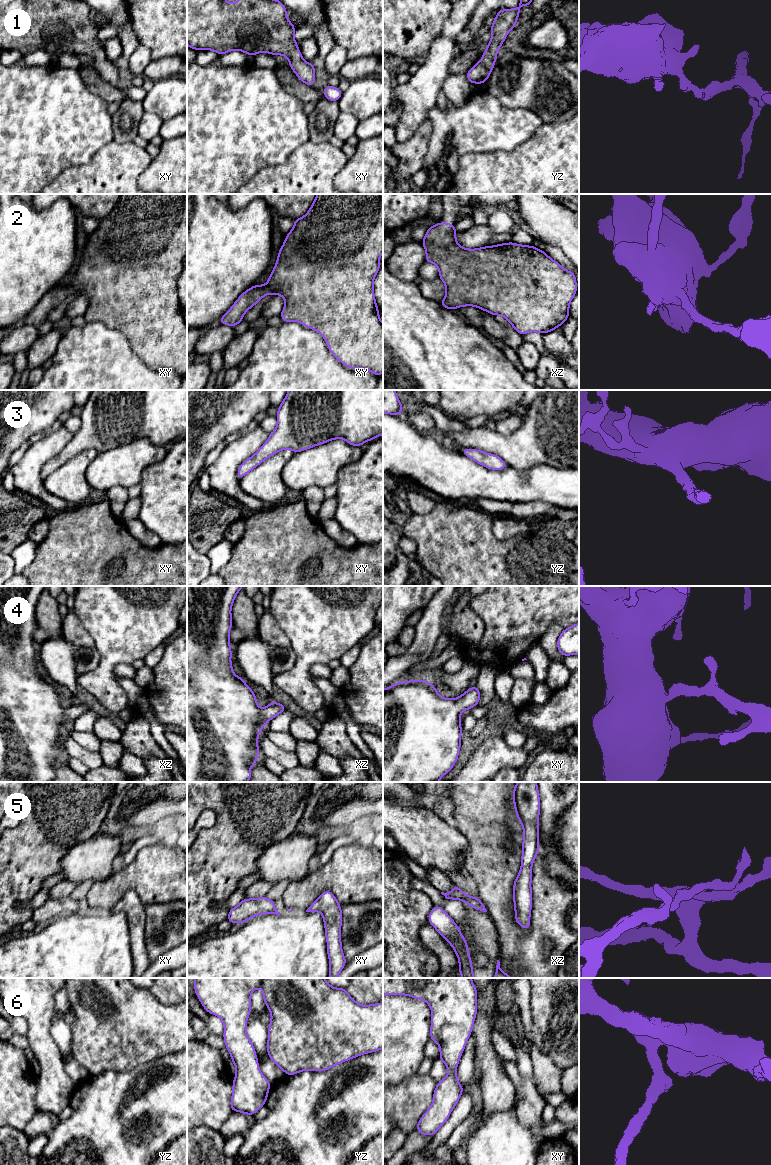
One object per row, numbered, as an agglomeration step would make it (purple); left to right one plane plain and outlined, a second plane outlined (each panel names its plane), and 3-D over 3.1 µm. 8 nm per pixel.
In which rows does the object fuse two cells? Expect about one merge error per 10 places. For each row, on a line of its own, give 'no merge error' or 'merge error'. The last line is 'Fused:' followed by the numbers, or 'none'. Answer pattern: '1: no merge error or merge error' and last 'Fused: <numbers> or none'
1: no merge error
2: no merge error
3: no merge error
4: no merge error
5: no merge error
6: no merge error
Fused: none

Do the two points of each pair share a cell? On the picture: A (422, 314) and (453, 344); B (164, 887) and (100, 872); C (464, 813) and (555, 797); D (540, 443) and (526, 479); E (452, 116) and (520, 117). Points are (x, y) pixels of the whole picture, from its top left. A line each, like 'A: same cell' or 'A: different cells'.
A: same cell
B: different cells
C: different cells
D: different cells
E: same cell

